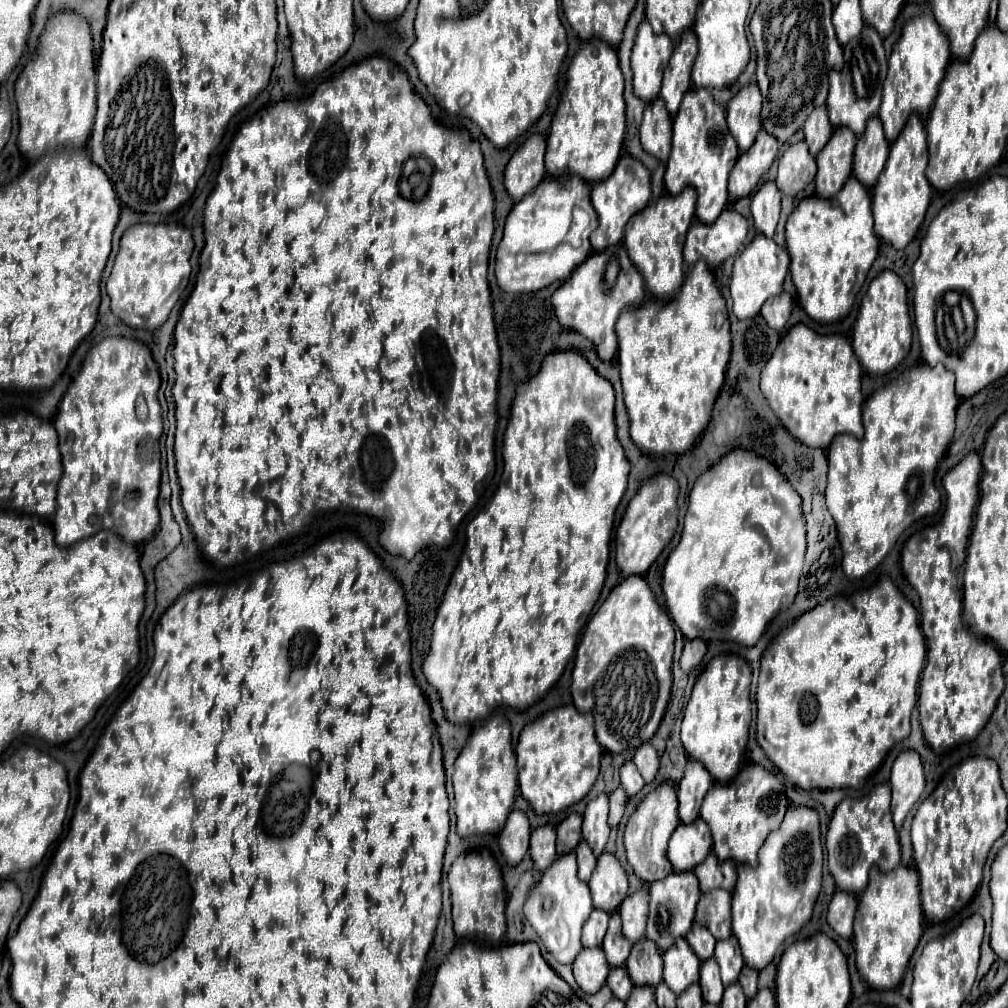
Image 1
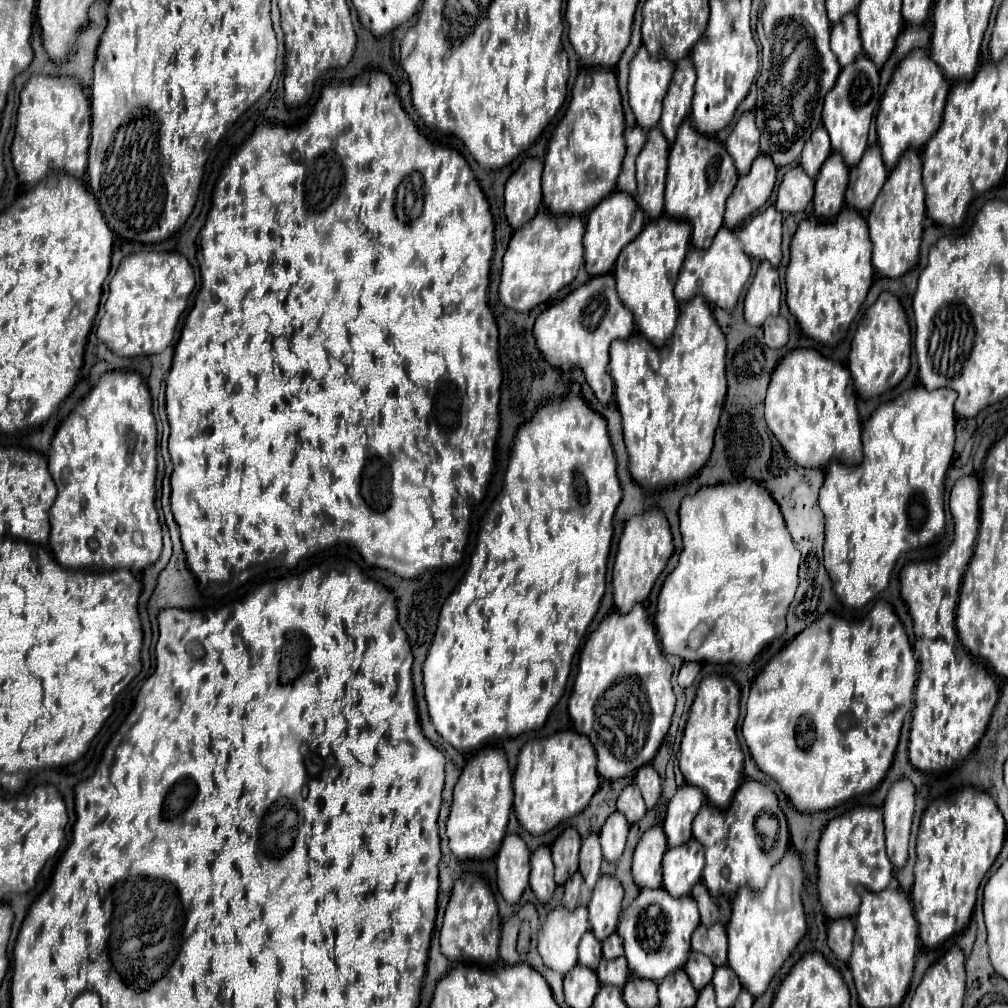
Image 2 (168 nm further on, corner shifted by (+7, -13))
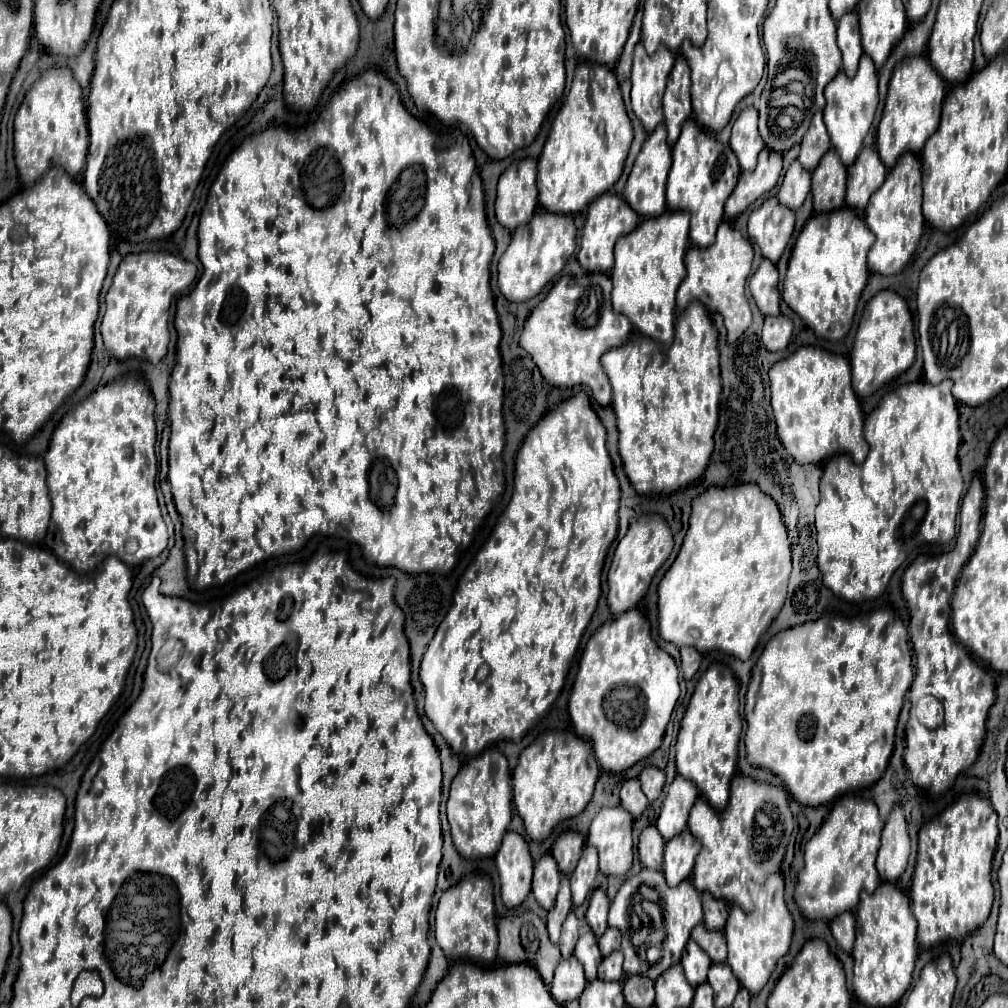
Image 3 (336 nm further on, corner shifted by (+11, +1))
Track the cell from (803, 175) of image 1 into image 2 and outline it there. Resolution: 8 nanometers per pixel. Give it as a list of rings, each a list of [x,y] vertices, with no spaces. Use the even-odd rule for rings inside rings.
[[[794,166],[784,174],[784,180],[778,188],[776,210],[782,212],[784,216],[802,212],[812,200],[812,194],[814,194],[814,182],[800,166]]]

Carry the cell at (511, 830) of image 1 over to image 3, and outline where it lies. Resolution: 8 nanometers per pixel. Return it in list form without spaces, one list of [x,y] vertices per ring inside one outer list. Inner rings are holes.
[[[508,830],[496,854],[500,896],[508,908],[522,904],[522,900],[528,896],[532,888],[532,864],[534,860],[528,852],[526,840],[518,832]]]

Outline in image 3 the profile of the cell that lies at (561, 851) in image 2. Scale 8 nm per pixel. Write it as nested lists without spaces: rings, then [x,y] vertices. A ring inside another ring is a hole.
[[[566,830],[556,838],[552,846],[552,856],[556,858],[562,874],[572,874],[582,848],[584,848],[584,836],[576,830]]]

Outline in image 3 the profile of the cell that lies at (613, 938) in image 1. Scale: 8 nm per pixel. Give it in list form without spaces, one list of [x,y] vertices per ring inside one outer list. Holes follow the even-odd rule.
[[[614,950],[610,956],[604,956],[600,966],[598,966],[598,978],[600,980],[616,980],[620,982],[624,976],[624,970],[622,970],[622,952],[620,950]]]

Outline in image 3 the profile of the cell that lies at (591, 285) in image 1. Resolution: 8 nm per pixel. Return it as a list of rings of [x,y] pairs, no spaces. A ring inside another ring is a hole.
[[[608,274],[562,276],[532,310],[520,336],[520,346],[532,354],[538,370],[552,386],[588,386],[600,406],[608,406],[612,388],[600,364],[602,354],[628,340],[632,324],[624,314],[614,312],[610,300],[612,282]]]

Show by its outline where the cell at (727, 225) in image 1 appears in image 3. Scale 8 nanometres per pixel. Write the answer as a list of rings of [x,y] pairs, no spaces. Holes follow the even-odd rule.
[[[726,220],[718,226],[716,240],[708,248],[692,246],[688,248],[684,262],[686,262],[686,278],[680,282],[676,292],[676,306],[678,310],[684,310],[688,302],[700,300],[710,312],[720,312],[724,316],[724,324],[728,328],[728,340],[736,340],[752,322],[752,312],[744,294],[746,278],[752,272],[752,258],[754,250],[748,238],[742,236],[740,230],[736,230]]]

